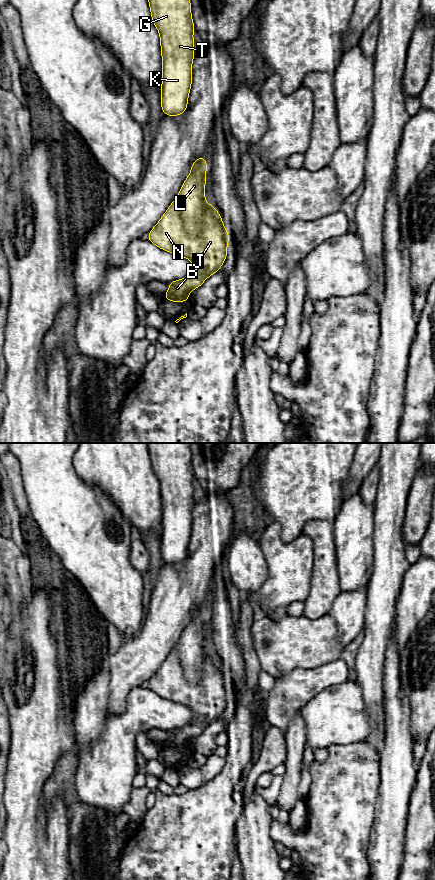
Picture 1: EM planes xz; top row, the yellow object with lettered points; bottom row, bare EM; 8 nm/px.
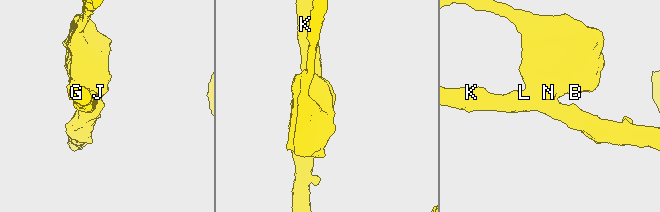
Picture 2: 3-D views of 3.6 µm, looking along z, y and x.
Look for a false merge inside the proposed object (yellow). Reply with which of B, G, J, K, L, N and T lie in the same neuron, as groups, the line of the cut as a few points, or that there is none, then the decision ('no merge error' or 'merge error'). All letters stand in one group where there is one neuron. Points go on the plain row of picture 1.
B J N / G K L T | xz (174, 648), (178, 653), (184, 675), (190, 681), (197, 682) | merge error

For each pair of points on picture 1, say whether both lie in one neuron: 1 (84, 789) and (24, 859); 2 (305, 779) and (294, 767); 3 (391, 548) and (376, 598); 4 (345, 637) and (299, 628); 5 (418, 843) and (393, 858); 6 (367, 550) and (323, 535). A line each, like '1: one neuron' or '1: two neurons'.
1: two neurons
2: two neurons
3: one neuron
4: two neurons
5: two neurons
6: two neurons

